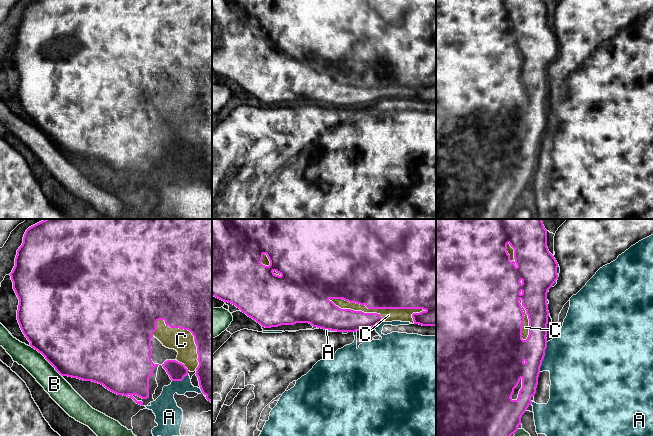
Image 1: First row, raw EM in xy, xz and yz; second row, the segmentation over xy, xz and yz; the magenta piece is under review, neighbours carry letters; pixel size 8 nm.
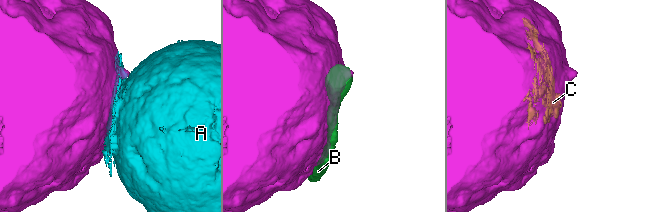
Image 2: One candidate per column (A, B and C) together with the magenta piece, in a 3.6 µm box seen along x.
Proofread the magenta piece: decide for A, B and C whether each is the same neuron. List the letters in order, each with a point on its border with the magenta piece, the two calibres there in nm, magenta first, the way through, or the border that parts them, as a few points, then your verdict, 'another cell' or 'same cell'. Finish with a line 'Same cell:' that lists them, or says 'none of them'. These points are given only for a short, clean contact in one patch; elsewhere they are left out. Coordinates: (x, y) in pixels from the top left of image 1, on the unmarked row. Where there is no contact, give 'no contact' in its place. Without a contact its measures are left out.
A: meets magenta in yz at (543, 133); 240 nm thick on the magenta side, 460 nm on the other; another cell
B: meets magenta in xy at (46, 135); 500 nm thick on the magenta side, 180 nm on the other; another cell
C: meets magenta in xz at (377, 84); 500 nm thick on the magenta side, 110 nm on the other; same cell
Same cell: C

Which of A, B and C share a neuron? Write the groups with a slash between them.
A / B / C

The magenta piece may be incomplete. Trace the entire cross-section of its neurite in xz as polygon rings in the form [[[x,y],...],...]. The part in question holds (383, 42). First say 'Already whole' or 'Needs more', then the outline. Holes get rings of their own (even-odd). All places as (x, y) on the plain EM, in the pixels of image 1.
Needs more. [[[212,0],[212,72],[214,72],[214,73],[216,73],[216,74],[218,74],[218,75],[220,75],[220,76],[222,76],[222,77],[224,77],[224,78],[225,78],[225,79],[226,79],[226,78],[228,78],[228,79],[231,79],[231,80],[233,80],[233,81],[235,81],[235,82],[236,82],[236,83],[237,83],[237,84],[239,84],[239,85],[240,85],[240,86],[241,86],[241,88],[243,88],[243,89],[245,89],[245,90],[246,90],[246,91],[247,91],[247,92],[248,92],[248,93],[250,93],[250,94],[252,94],[252,95],[253,95],[253,96],[255,96],[255,97],[256,97],[256,98],[257,98],[257,99],[259,99],[259,100],[260,100],[260,101],[261,101],[261,102],[262,102],[262,103],[265,103],[265,104],[271,104],[271,103],[278,103],[278,102],[281,102],[281,101],[294,101],[294,100],[296,100],[296,99],[309,99],[309,100],[311,100],[311,101],[312,101],[312,102],[313,102],[313,103],[317,103],[317,104],[321,104],[321,105],[324,105],[324,106],[331,106],[331,107],[337,107],[337,108],[356,108],[356,107],[361,107],[361,106],[366,106],[366,105],[368,105],[368,104],[372,104],[372,103],[375,103],[375,102],[376,102],[376,101],[377,101],[377,100],[379,100],[379,99],[382,99],[382,98],[392,98],[392,97],[401,97],[401,98],[410,98],[410,99],[412,99],[412,100],[419,100],[419,101],[422,101],[422,102],[436,102],[436,0]]]

